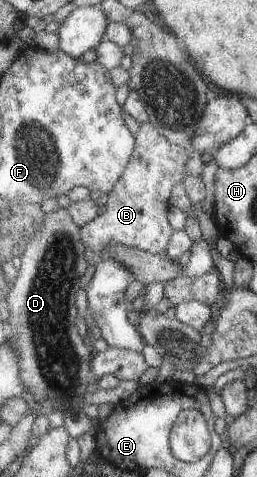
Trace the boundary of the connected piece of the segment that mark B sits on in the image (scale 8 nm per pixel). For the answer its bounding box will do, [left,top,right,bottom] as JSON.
[79,120,191,264]

